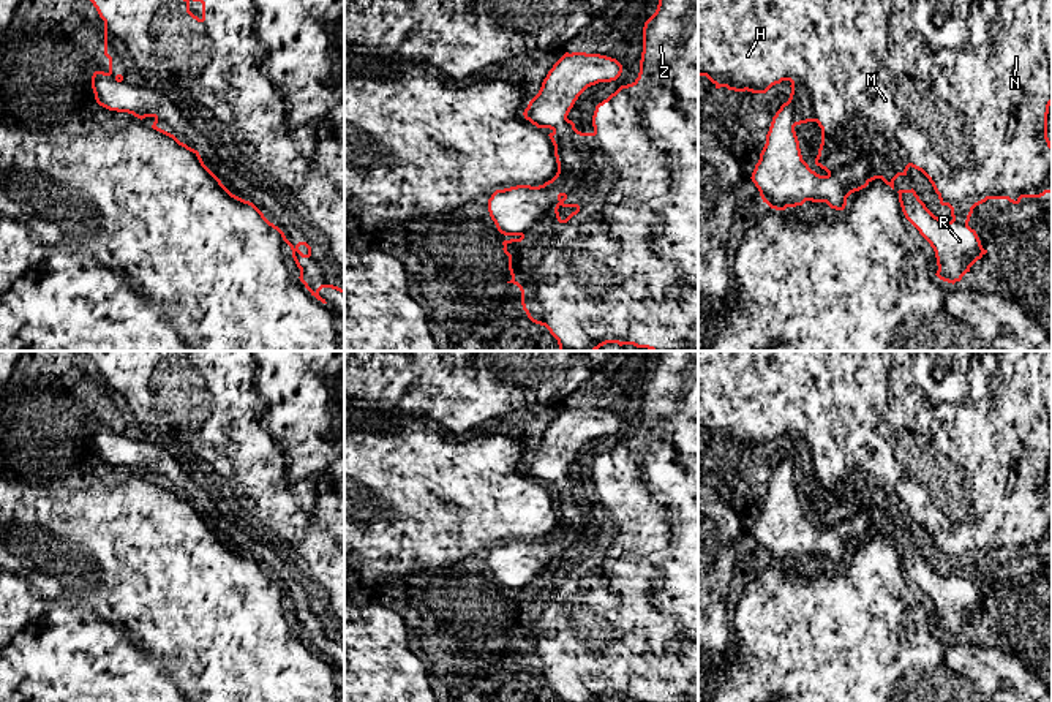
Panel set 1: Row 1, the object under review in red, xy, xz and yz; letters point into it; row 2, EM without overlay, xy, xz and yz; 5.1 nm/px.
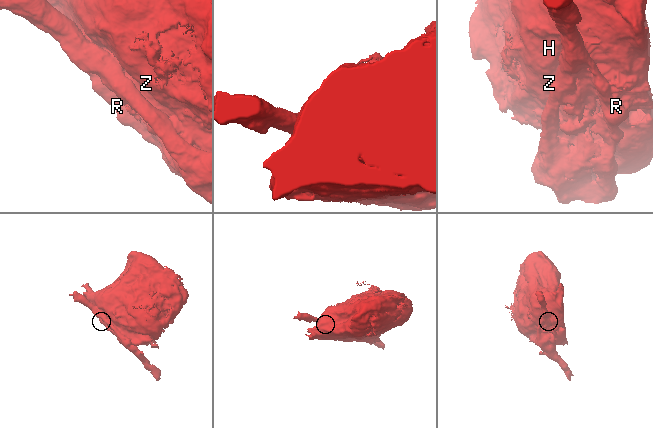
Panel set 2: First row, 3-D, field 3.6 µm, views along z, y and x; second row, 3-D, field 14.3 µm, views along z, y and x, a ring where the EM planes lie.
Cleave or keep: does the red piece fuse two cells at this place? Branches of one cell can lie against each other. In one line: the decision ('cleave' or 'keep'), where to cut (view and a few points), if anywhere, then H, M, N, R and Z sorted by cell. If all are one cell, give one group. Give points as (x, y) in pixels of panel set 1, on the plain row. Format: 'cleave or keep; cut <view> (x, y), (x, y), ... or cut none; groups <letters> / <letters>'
cleave; cut xy (120, 432), (210, 470), (201, 489), (225, 514), (225, 543); groups H M N Z / R

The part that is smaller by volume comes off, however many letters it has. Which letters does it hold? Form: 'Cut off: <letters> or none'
Cut off: R

